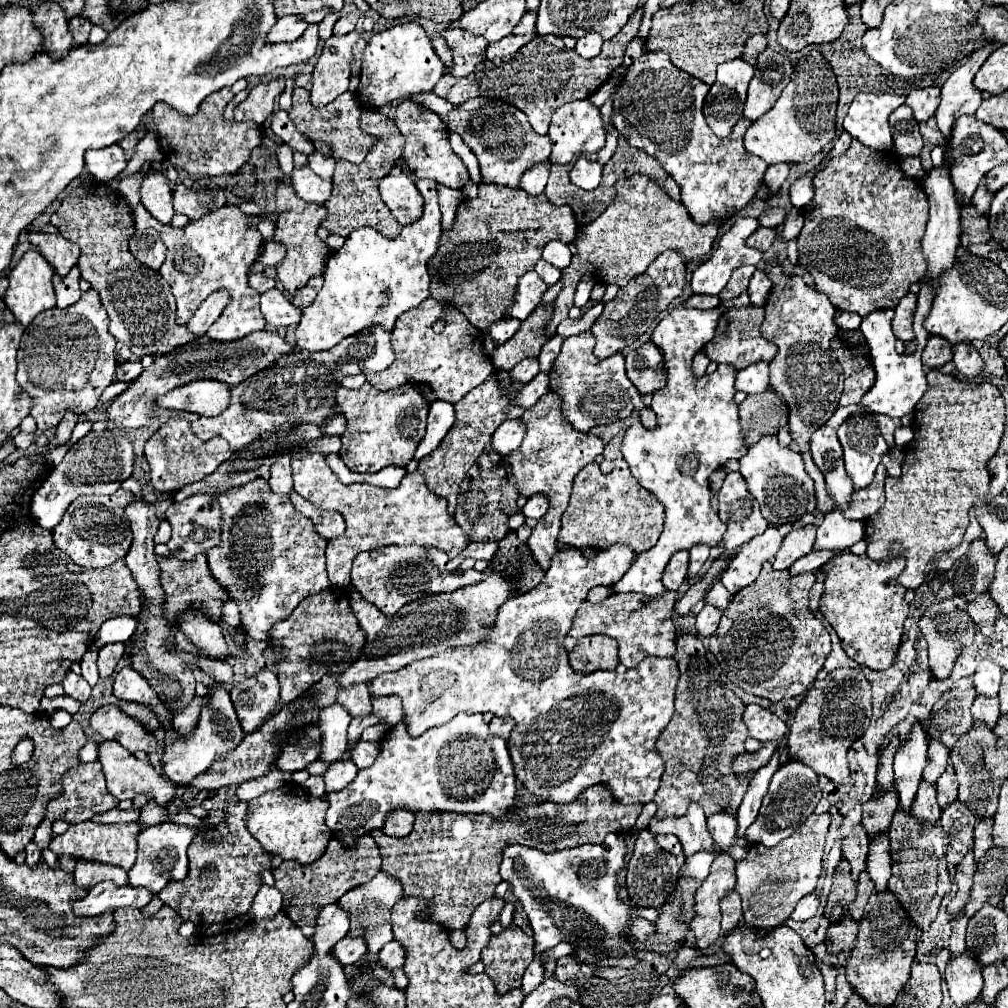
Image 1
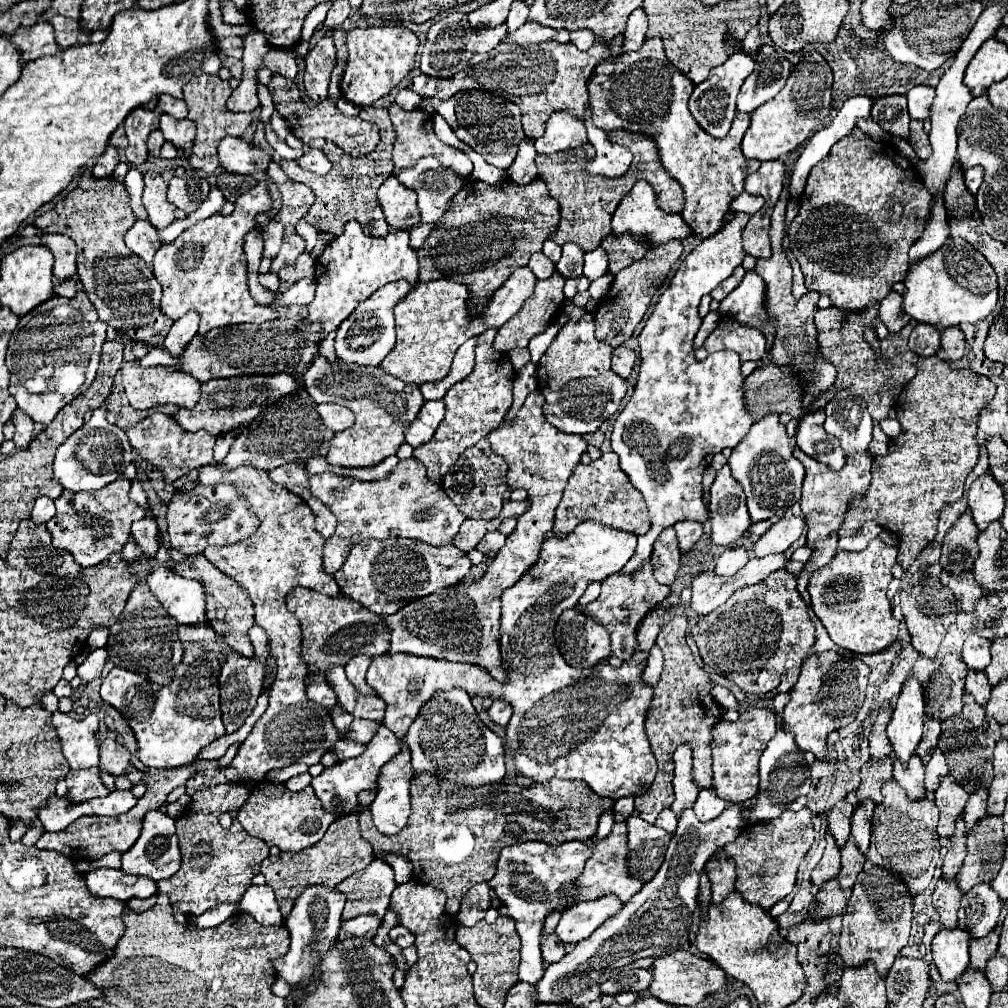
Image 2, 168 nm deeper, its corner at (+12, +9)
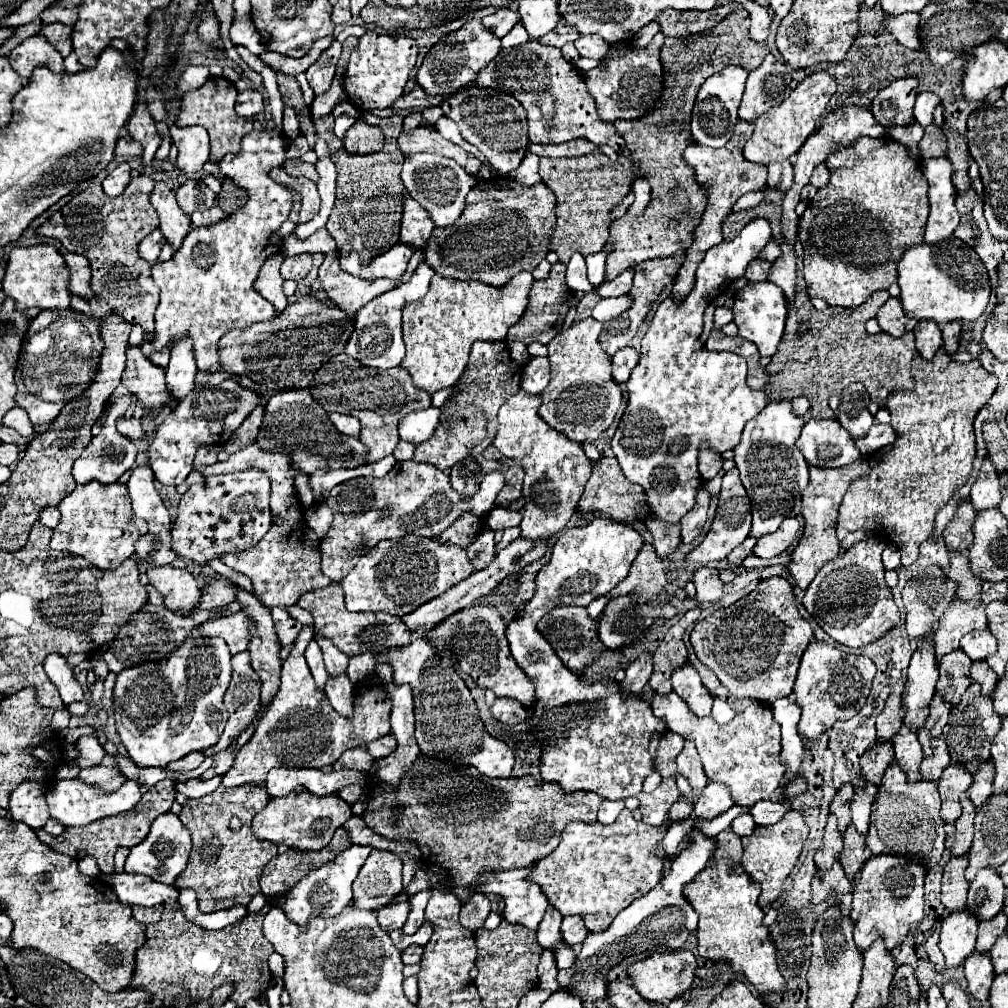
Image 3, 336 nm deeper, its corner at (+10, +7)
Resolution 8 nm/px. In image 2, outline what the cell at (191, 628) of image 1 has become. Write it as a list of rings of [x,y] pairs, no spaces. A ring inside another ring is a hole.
[[[172,562],[156,564],[148,574],[148,588],[166,608],[166,612],[180,624],[204,624],[206,600],[204,588],[190,578],[176,576]]]

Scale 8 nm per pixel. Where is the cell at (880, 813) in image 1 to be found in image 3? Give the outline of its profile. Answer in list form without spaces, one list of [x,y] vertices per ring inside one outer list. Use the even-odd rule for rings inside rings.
[[[878,742],[866,756],[862,756],[860,766],[862,766],[864,780],[878,786],[878,782],[882,780],[882,774],[892,762],[894,762],[894,748],[890,746],[890,742],[886,742],[886,746]]]

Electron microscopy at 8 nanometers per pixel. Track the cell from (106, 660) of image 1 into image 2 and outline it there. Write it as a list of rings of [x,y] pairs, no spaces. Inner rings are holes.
[[[98,648],[98,650],[90,652],[88,658],[84,660],[84,664],[78,666],[78,676],[80,676],[80,680],[86,684],[86,682],[90,682],[90,680],[100,678],[102,668],[104,668],[104,664],[106,664],[106,658],[108,658],[106,648]]]

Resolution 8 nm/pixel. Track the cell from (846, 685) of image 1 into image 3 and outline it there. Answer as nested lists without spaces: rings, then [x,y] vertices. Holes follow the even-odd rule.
[[[812,642],[802,656],[794,684],[794,700],[802,710],[798,734],[804,740],[820,740],[820,736],[836,722],[854,718],[870,694],[874,674],[876,666],[870,658],[848,654],[824,642]]]

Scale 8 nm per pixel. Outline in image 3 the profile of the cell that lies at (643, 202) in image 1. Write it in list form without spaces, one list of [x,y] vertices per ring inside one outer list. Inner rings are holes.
[[[638,178],[632,186],[632,192],[634,192],[634,202],[628,208],[628,214],[640,216],[644,212],[644,208],[648,206],[648,202],[650,202],[650,184],[648,184],[648,180]]]

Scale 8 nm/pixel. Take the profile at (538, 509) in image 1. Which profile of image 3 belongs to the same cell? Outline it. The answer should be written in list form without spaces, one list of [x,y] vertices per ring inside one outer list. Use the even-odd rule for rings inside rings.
[[[494,508],[494,510],[490,510],[486,520],[492,530],[504,530],[510,526],[518,526],[522,520],[522,514],[516,510],[510,510],[510,508]]]

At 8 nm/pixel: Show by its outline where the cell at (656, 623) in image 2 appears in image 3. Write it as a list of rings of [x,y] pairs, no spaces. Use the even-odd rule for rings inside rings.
[[[642,652],[628,668],[626,668],[626,678],[620,682],[622,690],[626,694],[640,694],[642,688],[648,684],[652,676],[652,654]]]

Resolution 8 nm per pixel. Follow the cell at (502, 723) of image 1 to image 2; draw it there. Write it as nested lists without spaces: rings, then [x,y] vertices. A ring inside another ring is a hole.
[[[494,700],[494,704],[488,708],[488,716],[490,716],[496,724],[506,726],[508,720],[510,720],[510,716],[512,716],[512,706],[510,706],[508,702],[504,702],[504,700]]]

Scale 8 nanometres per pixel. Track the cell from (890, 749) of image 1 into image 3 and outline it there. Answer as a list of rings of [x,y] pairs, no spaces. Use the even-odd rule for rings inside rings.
[[[898,682],[892,688],[882,714],[876,720],[876,734],[878,734],[880,742],[890,742],[892,736],[902,726],[902,718],[904,718],[904,714],[902,714],[902,690],[904,690],[904,684]]]

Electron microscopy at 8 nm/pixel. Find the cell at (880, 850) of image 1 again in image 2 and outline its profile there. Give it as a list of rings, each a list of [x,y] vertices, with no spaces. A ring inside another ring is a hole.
[[[864,800],[864,804],[858,804],[858,808],[852,814],[852,840],[862,852],[868,852],[868,844],[870,844],[872,812],[874,812],[874,802]]]

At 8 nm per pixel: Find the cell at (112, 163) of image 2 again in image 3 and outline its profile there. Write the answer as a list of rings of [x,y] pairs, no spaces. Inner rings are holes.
[[[122,162],[104,178],[102,186],[108,196],[118,196],[118,194],[122,194],[122,190],[126,188],[128,182],[130,182],[130,166],[126,162]]]

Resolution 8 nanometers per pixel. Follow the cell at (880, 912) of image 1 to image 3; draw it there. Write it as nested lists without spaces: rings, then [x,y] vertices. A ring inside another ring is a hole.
[[[880,854],[872,856],[858,874],[858,882],[852,890],[852,912],[854,922],[854,942],[860,952],[866,952],[876,938],[882,938],[886,948],[892,952],[902,944],[910,930],[916,930],[924,918],[924,866],[902,856]]]

